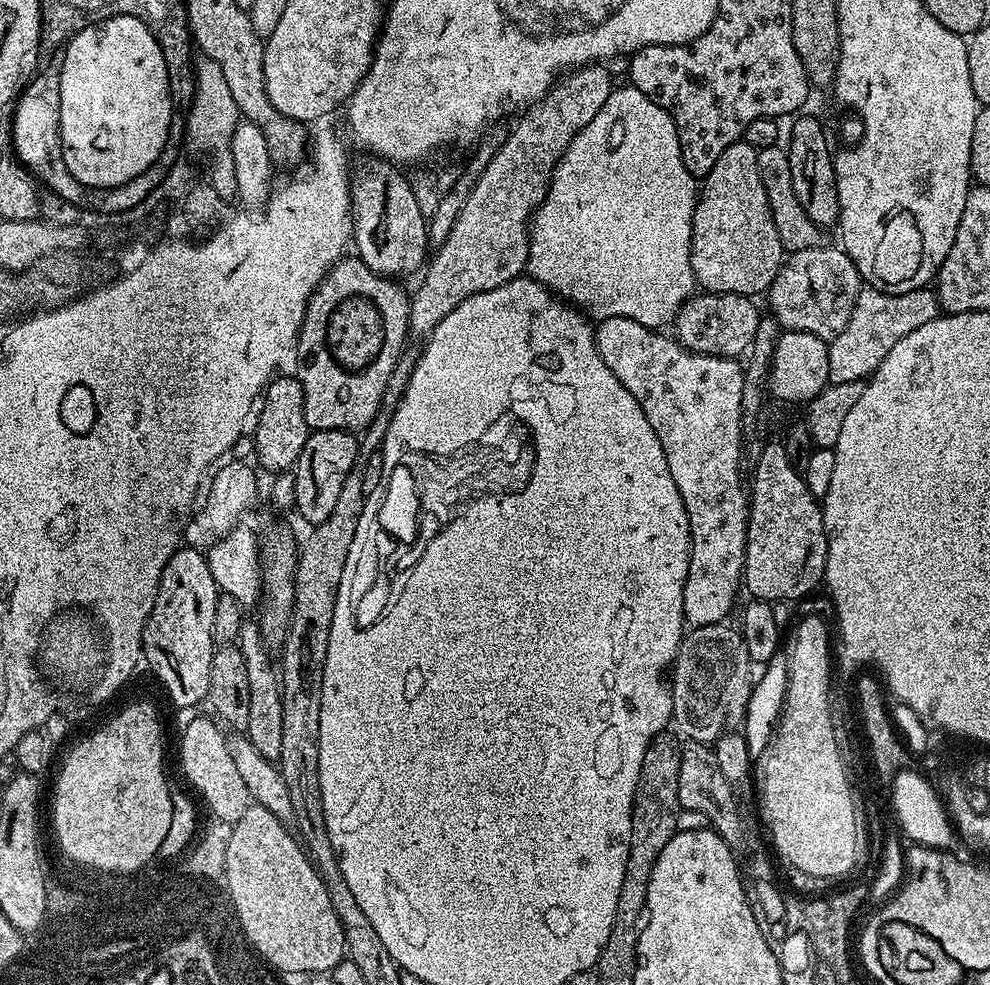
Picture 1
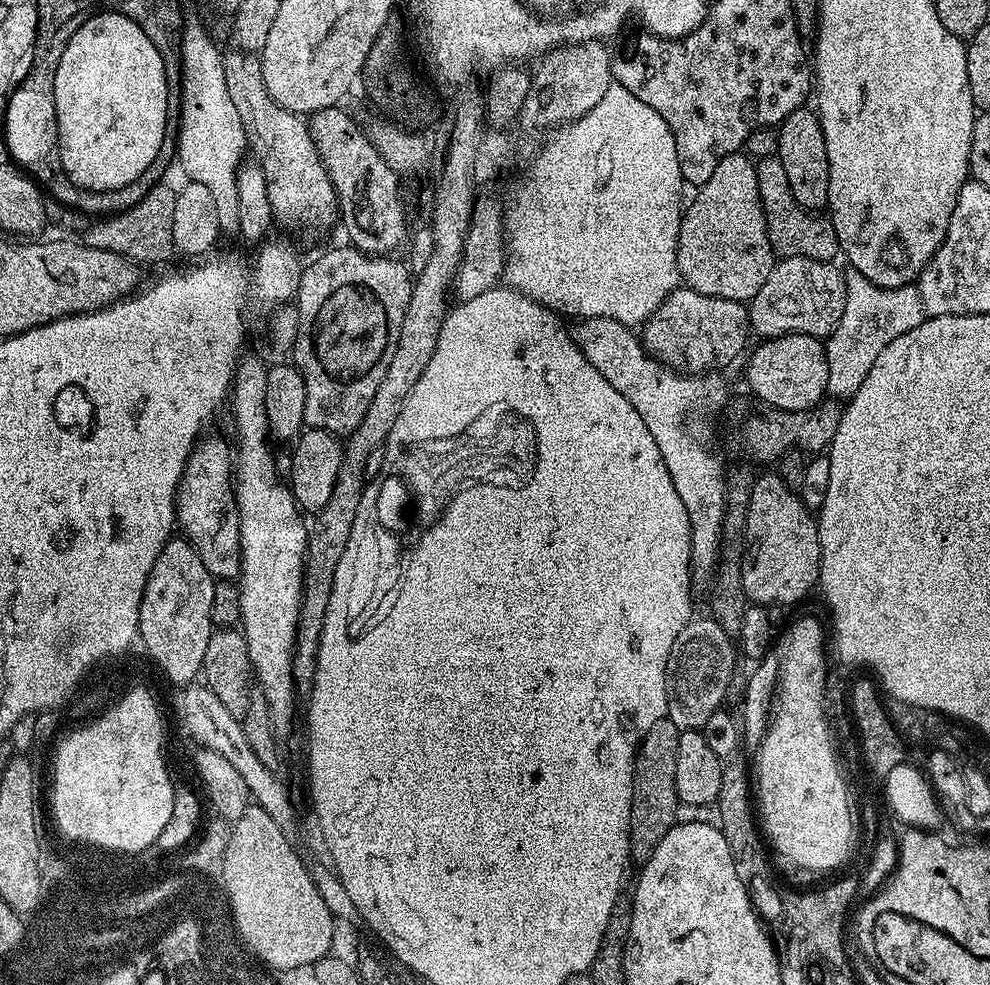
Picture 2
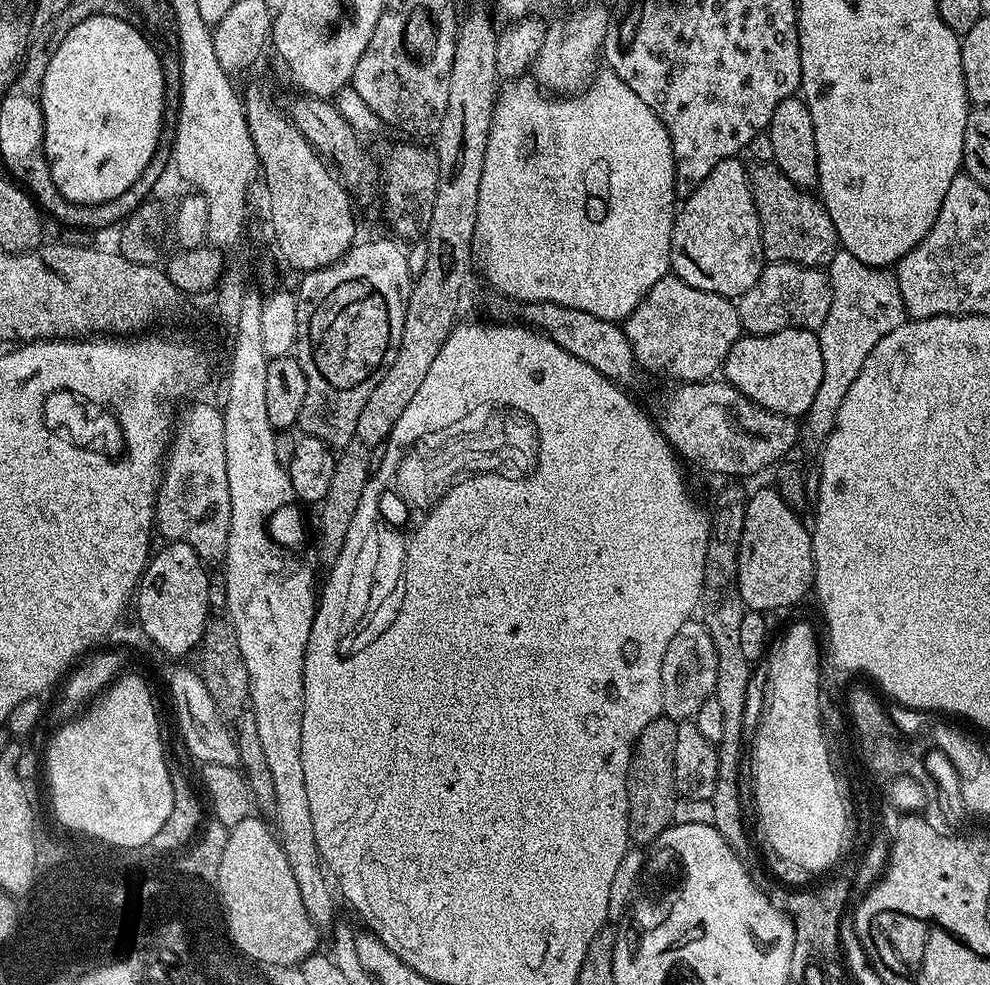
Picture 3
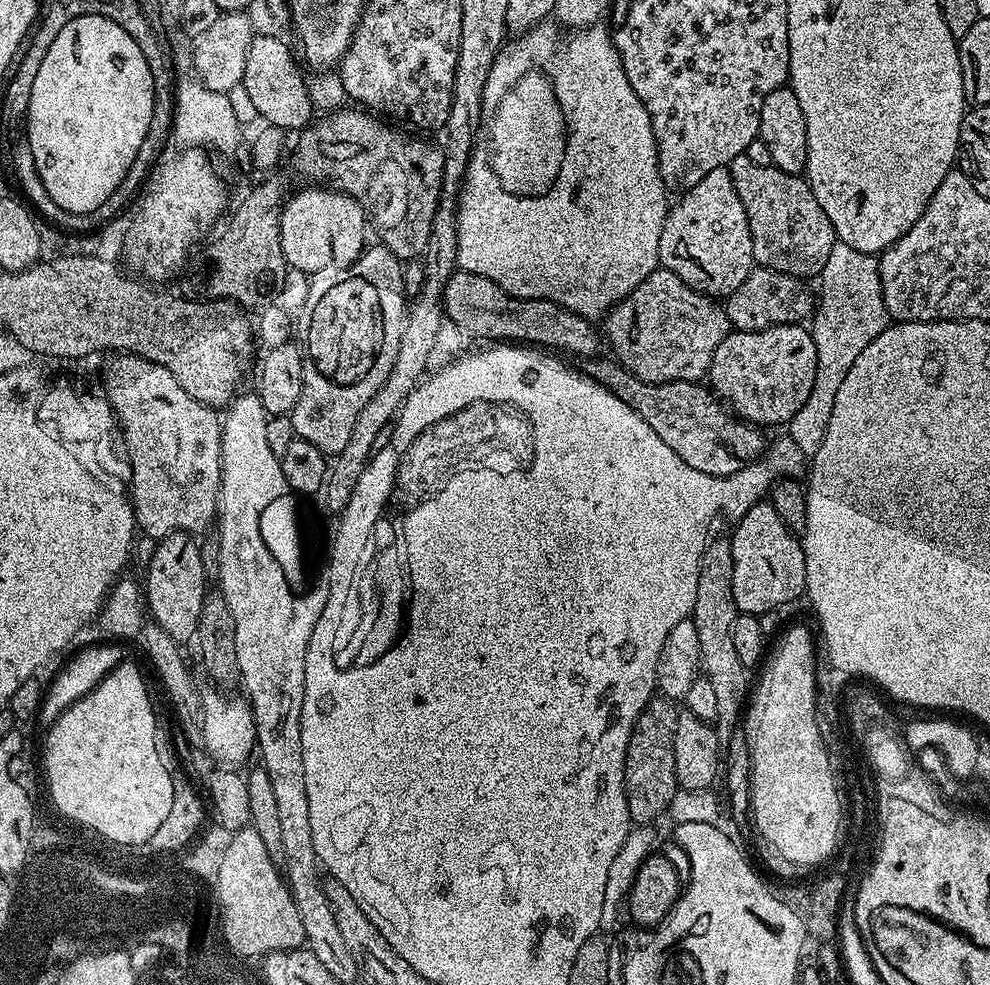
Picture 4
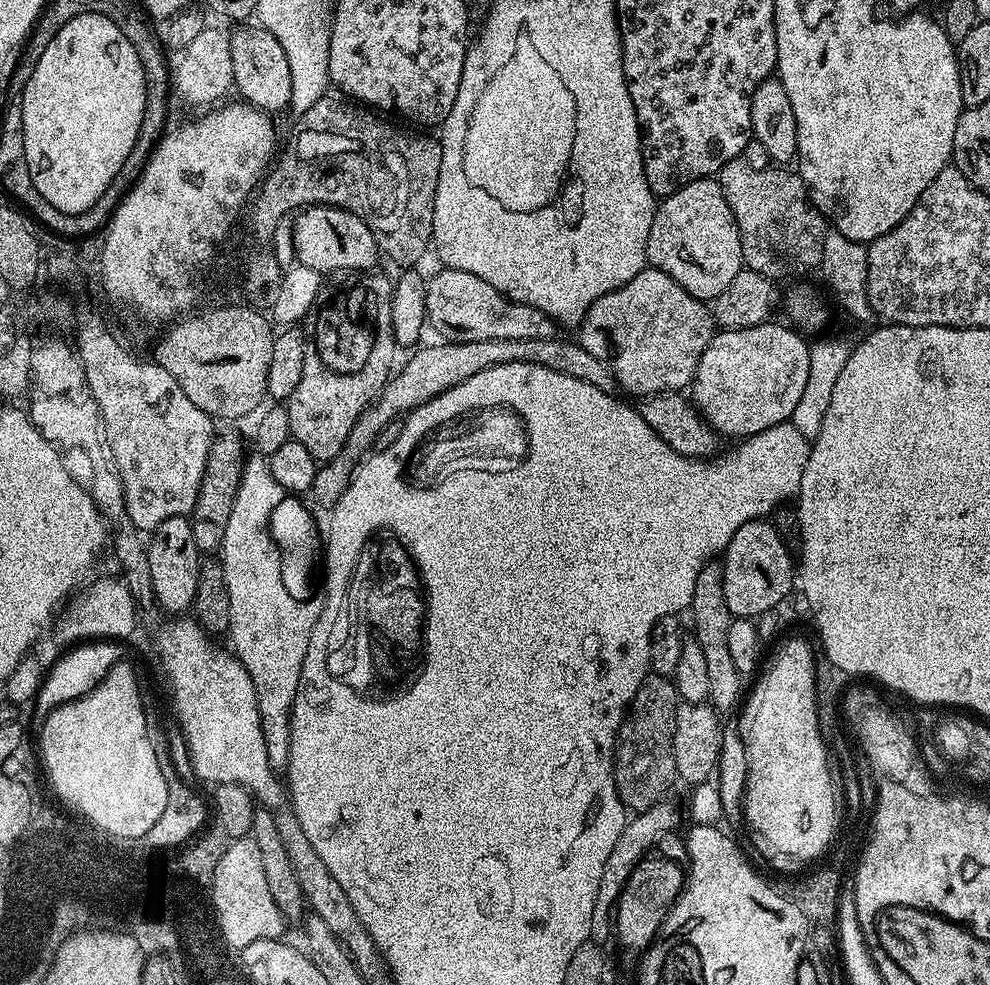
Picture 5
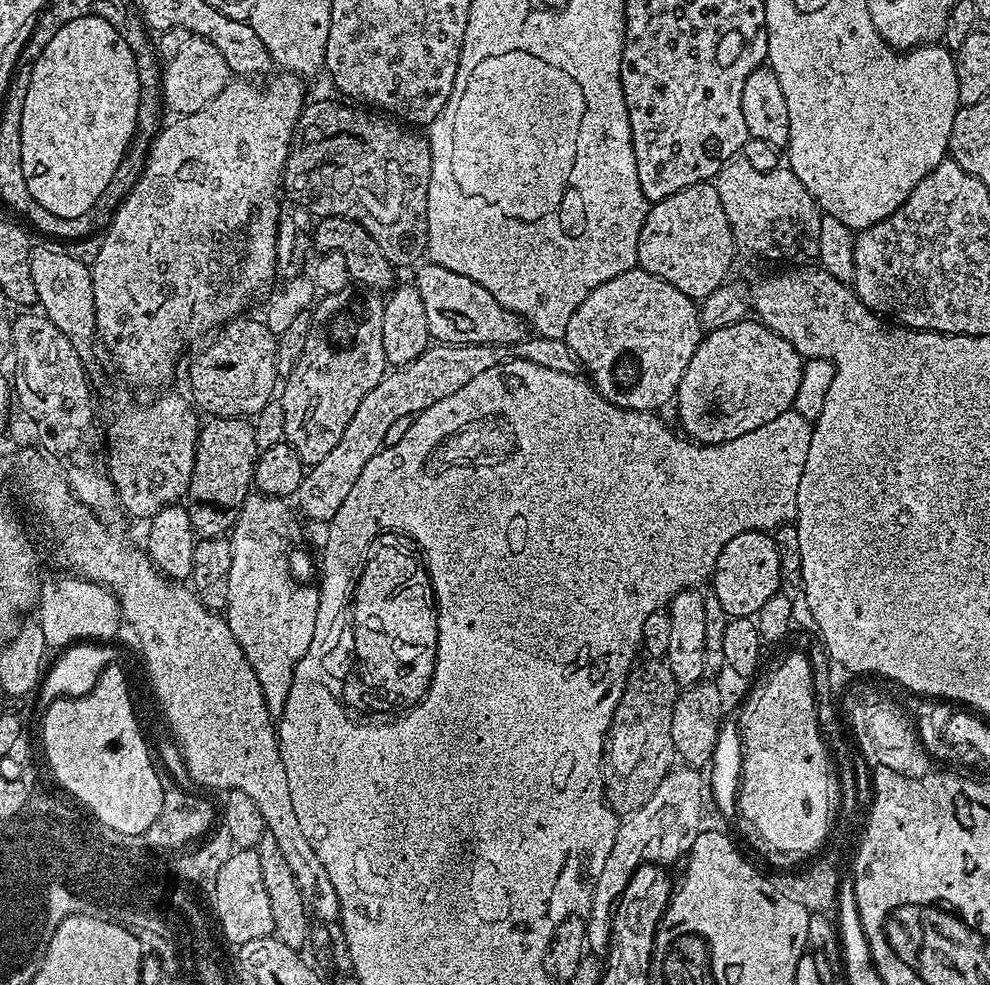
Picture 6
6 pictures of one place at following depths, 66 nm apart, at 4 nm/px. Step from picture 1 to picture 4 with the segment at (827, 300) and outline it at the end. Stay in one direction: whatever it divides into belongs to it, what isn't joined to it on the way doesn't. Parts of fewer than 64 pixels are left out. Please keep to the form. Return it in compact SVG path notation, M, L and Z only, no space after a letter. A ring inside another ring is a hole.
M753 267L752 273L723 301L728 323L738 332L757 332L779 324L799 324L814 312L814 296L808 293L803 279L775 272L769 268Z

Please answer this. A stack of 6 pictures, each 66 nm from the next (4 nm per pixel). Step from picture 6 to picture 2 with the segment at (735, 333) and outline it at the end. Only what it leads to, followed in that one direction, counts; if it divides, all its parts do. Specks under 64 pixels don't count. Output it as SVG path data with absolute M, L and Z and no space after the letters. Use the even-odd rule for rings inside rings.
M792 333L784 336L773 336L759 341L756 349L753 347L748 356L748 384L756 391L760 400L772 408L782 408L791 412L802 412L817 406L825 397L829 382L829 362L825 343L819 338L810 335Z

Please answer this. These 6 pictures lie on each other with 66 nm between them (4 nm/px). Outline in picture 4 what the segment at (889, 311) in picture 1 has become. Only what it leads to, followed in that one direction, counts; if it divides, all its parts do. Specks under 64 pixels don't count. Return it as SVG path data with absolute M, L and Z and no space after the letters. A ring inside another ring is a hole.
M837 242L834 250L830 250L826 266L822 266L818 283L820 296L818 292L818 303L810 320L817 350L817 373L806 402L786 425L786 434L806 458L818 454L822 438L826 438L834 414L834 398L838 398L838 390L842 390L846 370L854 366L854 358L858 358L858 354L862 354L862 350L866 350L866 346L870 346L870 342L874 342L874 338L878 338L890 323L886 302L882 298L880 261L873 253L854 250L854 246Z

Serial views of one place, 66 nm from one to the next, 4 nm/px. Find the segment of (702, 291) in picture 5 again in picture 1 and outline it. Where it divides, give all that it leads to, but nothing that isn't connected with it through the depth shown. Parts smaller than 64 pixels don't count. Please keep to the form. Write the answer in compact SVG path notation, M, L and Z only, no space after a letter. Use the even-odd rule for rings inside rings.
M743 138L734 141L726 146L722 158L714 162L699 185L692 219L690 264L697 285L705 293L759 297L759 292L767 293L786 259L778 226L774 226L774 214L770 214L770 202L766 202L766 186L762 186L762 174L758 174L757 151Z

